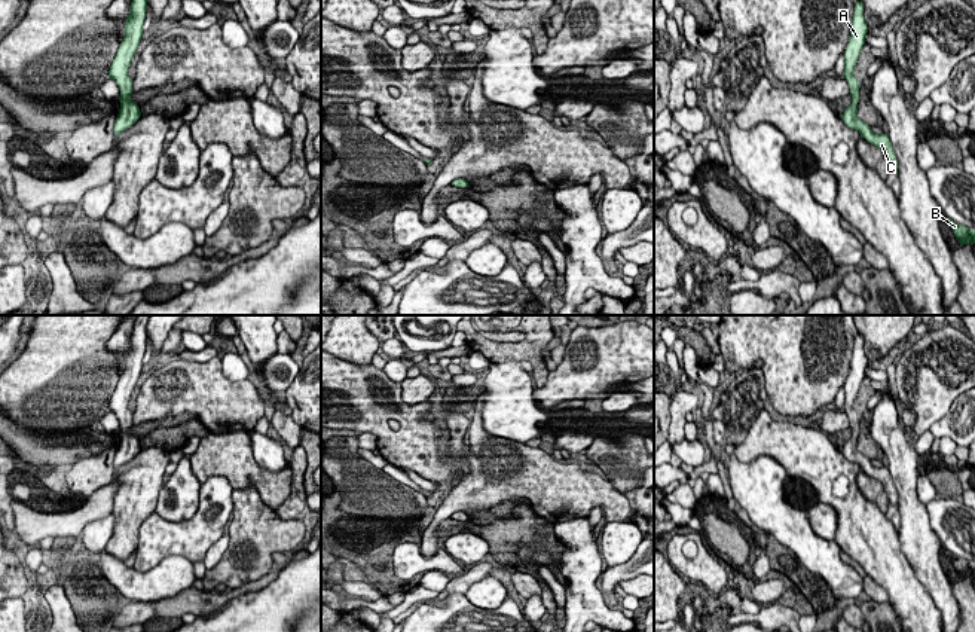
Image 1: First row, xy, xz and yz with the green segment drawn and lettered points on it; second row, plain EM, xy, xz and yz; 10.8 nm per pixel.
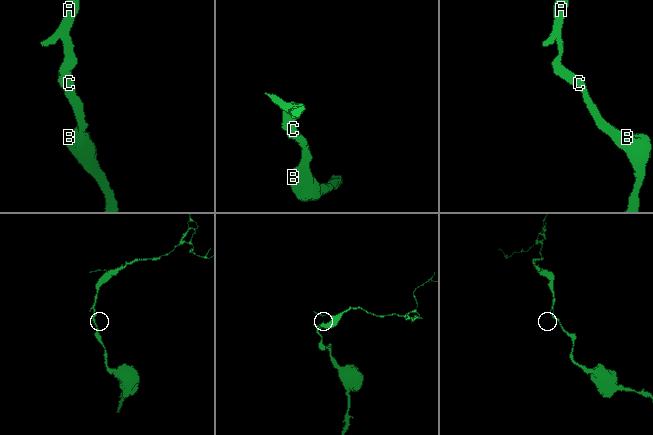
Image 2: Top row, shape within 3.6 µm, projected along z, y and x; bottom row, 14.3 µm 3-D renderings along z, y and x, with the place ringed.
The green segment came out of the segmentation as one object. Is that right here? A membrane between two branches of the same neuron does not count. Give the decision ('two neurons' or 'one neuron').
one neuron

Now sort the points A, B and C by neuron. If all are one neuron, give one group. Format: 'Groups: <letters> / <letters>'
Groups: A B C

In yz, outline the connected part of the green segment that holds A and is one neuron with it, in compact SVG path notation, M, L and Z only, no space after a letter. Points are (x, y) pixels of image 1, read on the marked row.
M858 0L852 18L850 39L844 52L844 79L847 80L850 88L852 104L843 112L841 119L847 128L856 129L862 138L877 146L887 161L889 171L898 172L898 161L889 135L874 134L871 131L871 126L864 123L856 115L861 85L855 77L853 70L861 55L861 49L865 45L867 33L868 27L864 18L864 3Z

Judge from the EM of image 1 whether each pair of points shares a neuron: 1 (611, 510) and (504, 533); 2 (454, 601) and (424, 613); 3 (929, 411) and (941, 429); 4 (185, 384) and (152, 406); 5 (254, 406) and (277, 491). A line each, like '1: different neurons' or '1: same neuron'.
1: different neurons
2: same neuron
3: different neurons
4: same neuron
5: different neurons

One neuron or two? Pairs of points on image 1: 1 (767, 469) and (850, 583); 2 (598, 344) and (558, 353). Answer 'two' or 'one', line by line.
1: one
2: two

